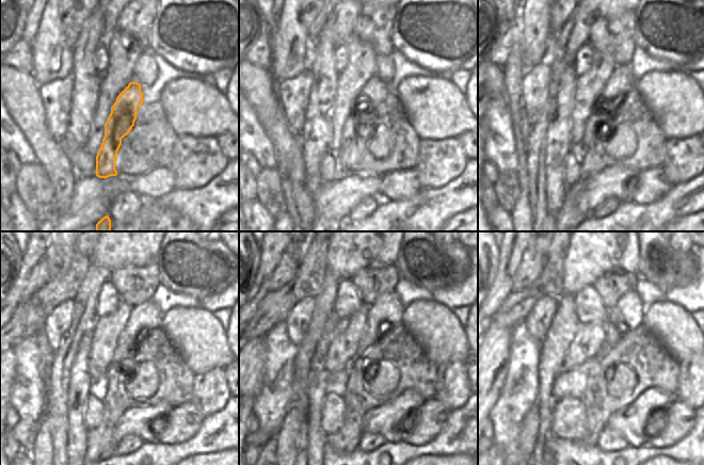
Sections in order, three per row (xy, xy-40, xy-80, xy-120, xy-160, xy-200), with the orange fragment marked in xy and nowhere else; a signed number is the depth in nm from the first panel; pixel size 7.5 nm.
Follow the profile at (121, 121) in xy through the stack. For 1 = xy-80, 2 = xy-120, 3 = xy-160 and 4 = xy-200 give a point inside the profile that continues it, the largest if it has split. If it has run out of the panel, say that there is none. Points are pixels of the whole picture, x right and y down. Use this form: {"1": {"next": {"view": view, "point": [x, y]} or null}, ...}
{"1": {"next": {"view": "xy-80", "point": [622, 81]}}, "2": {"next": {"view": "xy-120", "point": [145, 317]}}, "3": {"next": {"view": "xy-160", "point": [387, 313]}}, "4": {"next": {"view": "xy-200", "point": [628, 313]}}}

